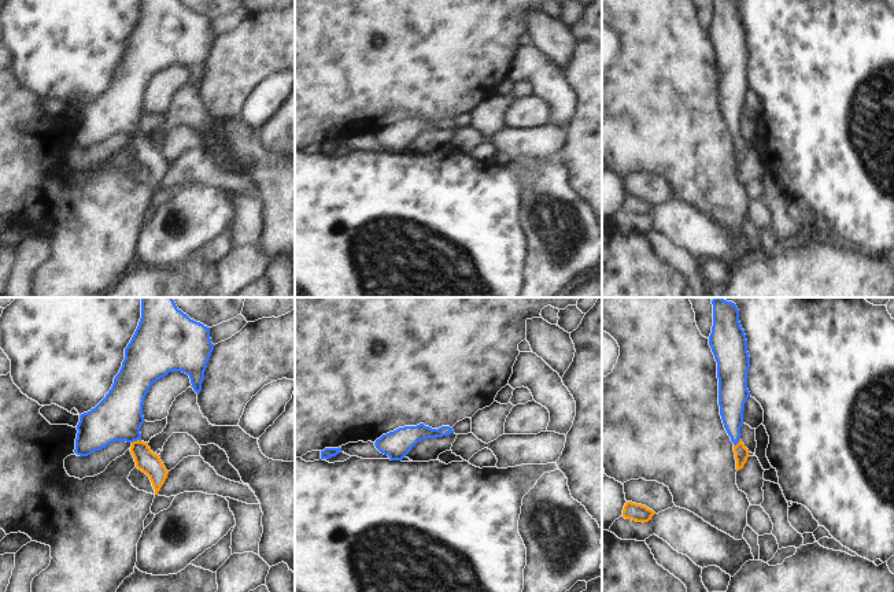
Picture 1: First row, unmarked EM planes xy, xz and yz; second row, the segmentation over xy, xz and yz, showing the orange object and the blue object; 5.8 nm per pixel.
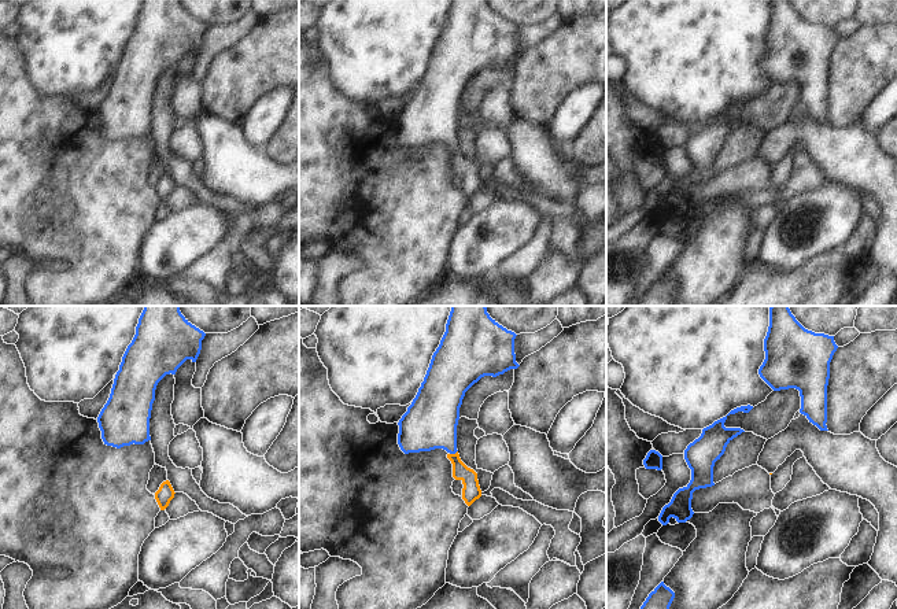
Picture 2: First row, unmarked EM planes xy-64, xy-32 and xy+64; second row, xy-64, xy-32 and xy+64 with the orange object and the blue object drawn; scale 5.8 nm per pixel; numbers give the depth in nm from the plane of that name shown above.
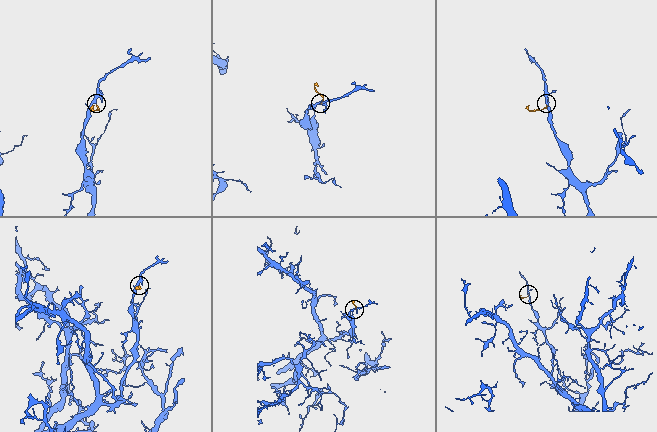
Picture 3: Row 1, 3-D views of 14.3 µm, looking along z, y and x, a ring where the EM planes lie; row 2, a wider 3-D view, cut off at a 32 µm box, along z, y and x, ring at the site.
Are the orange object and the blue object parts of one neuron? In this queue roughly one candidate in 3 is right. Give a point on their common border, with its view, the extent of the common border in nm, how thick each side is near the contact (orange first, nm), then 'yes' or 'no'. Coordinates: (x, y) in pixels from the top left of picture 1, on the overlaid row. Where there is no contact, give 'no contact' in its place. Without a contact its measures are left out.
xy (137, 440) | 60 nm | 130/280 nm | yes

